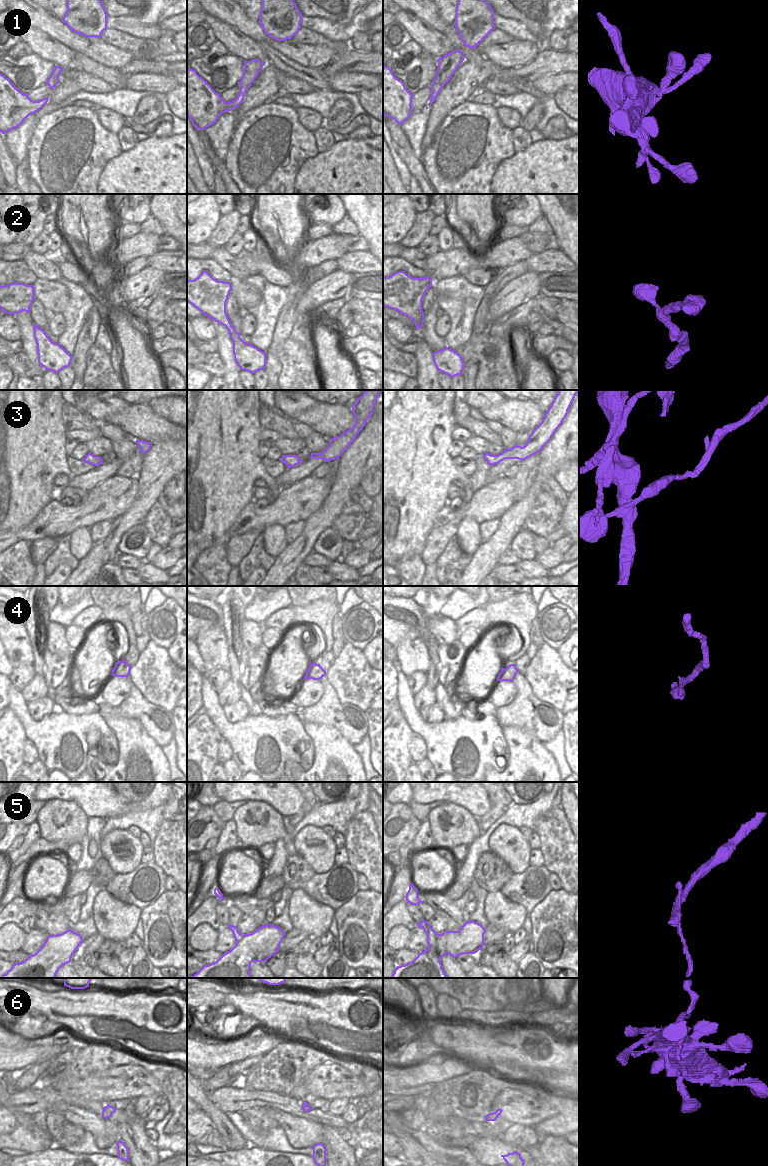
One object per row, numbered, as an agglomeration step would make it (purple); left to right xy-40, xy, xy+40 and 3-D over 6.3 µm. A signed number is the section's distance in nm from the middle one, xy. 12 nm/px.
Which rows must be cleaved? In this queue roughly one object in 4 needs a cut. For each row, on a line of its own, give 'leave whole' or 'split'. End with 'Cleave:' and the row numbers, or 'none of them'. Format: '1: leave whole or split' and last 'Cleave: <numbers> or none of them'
1: leave whole
2: leave whole
3: split
4: leave whole
5: leave whole
6: leave whole
Cleave: 3

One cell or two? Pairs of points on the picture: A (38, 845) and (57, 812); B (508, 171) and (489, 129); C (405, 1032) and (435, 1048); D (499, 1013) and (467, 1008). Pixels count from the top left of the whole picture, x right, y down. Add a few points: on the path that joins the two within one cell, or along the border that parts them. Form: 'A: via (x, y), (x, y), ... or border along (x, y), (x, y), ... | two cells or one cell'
A: border along (41, 836), (50, 841), (66, 841) | two cells
B: border along (515, 153), (499, 164), (491, 179) | two cells
C: border along (423, 1040), (416, 1045) | two cells
D: via (491, 1013), (475, 1013) | one cell

